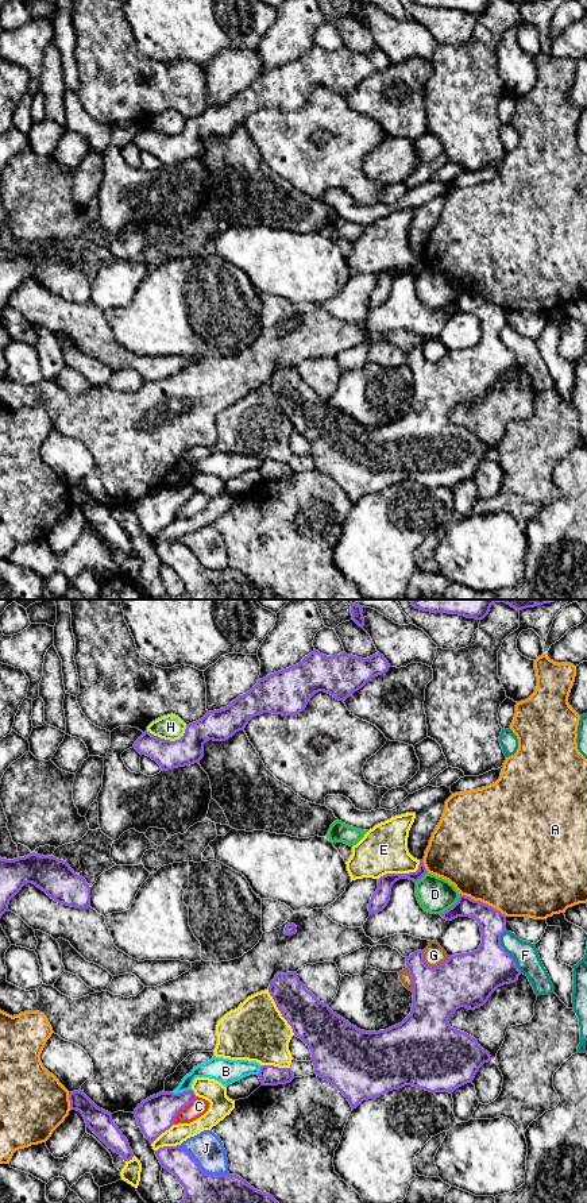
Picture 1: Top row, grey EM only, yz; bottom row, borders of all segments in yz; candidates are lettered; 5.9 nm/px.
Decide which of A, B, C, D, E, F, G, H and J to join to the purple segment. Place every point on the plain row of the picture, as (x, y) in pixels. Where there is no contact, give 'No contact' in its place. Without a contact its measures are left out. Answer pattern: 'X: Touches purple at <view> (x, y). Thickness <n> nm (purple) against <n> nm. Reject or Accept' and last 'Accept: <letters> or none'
A: Touches purple at yz (482, 297). Thickness 160 nm (purple) against 500 nm. Reject
B: Touches purple at yz (181, 488). Thickness 220 nm (purple) against 130 nm. Reject
C: Touches purple at yz (181, 504). Thickness 220 nm (purple) against 100 nm. Reject
D: Touches purple at yz (452, 301). Thickness 160 nm (purple) against 220 nm. Reject
E: Touches purple at yz (401, 269). Thickness 110 nm (purple) against 280 nm. Reject
F: Touches purple at yz (506, 347). Thickness 300 nm (purple) against 150 nm. Reject
G: Touches purple at yz (431, 362). Thickness 320 nm (purple) against 130 nm. Reject
H: Touches purple at yz (169, 135). Thickness 170 nm (purple) against 150 nm. Reject
J: Touches purple at yz (201, 565). Thickness 340 nm (purple) against 190 nm. Reject
Accept: none

